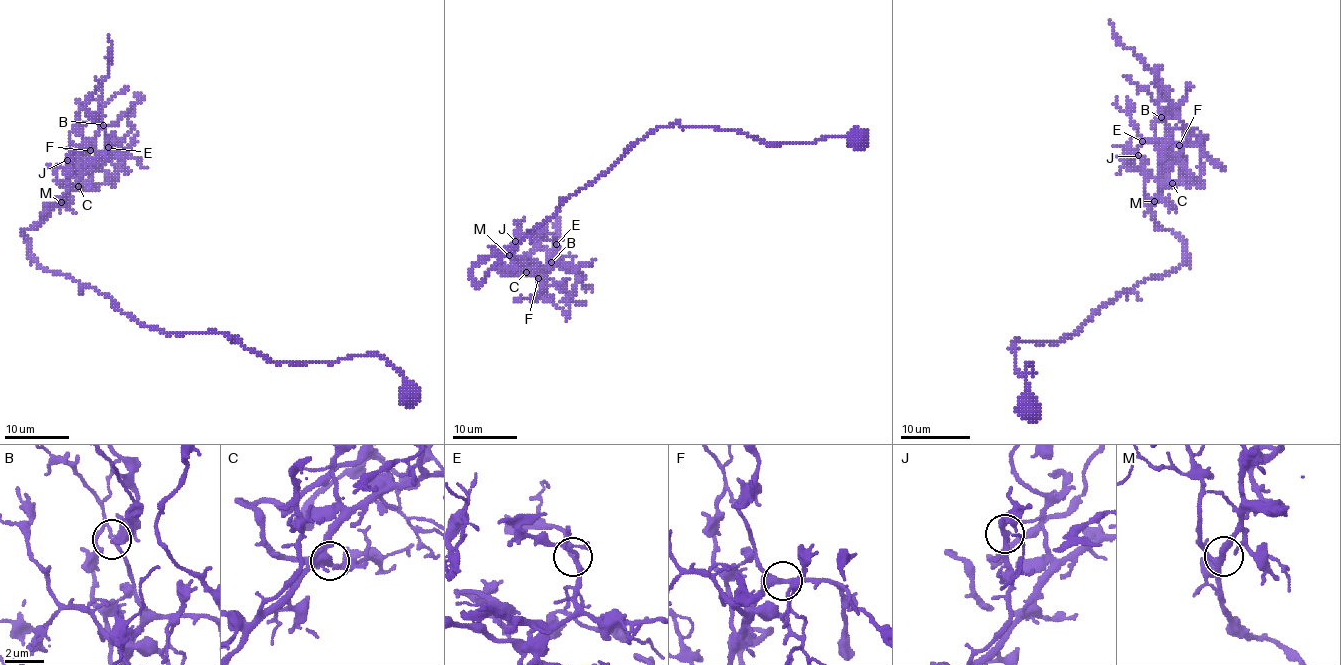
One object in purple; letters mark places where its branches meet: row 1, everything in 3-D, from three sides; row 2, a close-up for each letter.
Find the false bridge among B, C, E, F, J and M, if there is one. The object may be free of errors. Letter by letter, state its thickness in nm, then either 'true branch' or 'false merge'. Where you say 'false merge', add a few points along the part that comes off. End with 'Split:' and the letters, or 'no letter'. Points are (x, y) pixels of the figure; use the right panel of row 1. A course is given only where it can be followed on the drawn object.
B: calibre 240 nm; true branch
C: calibre 400 nm; true branch
E: calibre 200 nm; true branch
F: calibre 280 nm; true branch
J: calibre 240 nm; true branch
M: calibre 280 nm; true branch
Split: no letter

